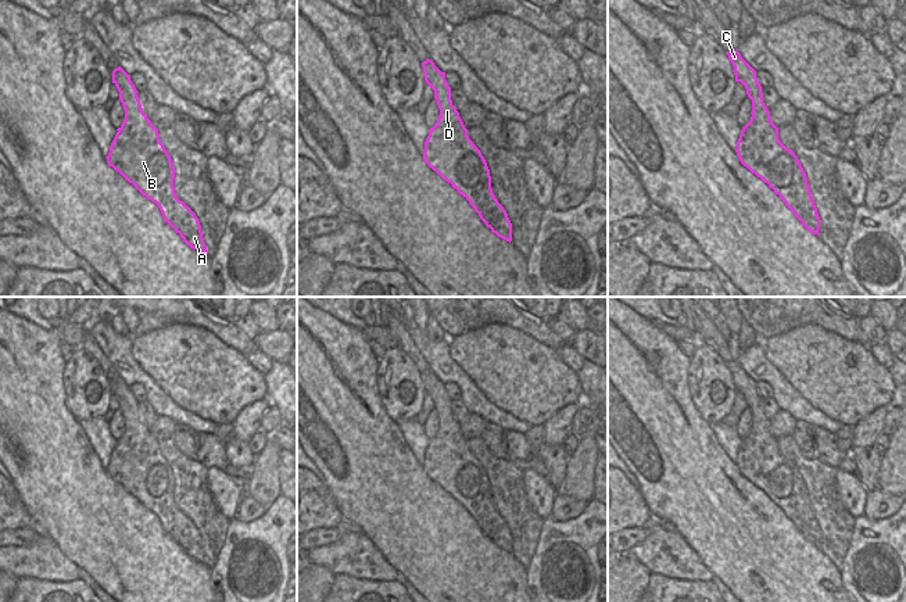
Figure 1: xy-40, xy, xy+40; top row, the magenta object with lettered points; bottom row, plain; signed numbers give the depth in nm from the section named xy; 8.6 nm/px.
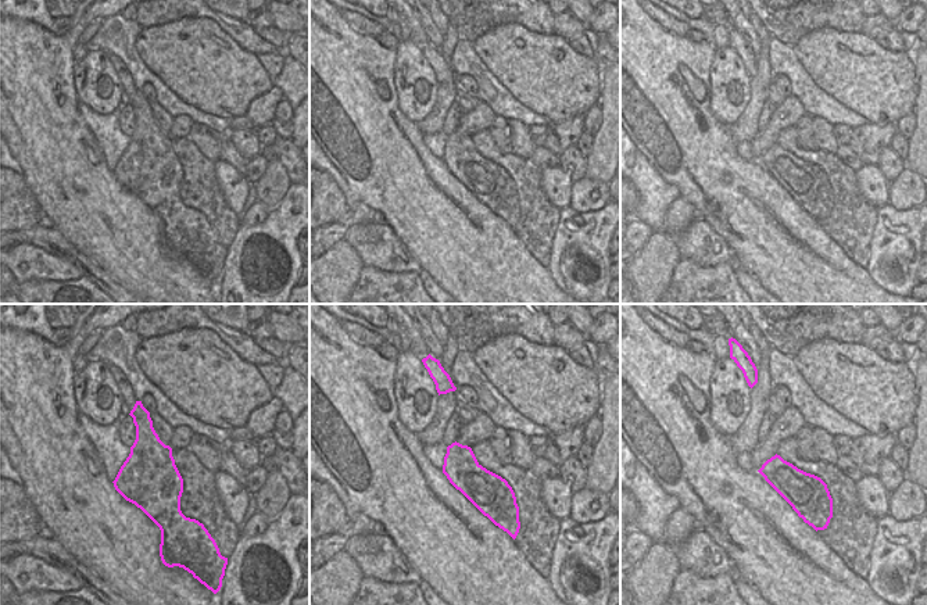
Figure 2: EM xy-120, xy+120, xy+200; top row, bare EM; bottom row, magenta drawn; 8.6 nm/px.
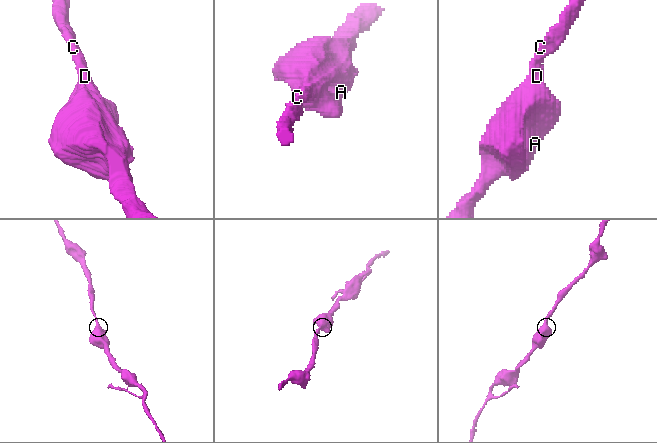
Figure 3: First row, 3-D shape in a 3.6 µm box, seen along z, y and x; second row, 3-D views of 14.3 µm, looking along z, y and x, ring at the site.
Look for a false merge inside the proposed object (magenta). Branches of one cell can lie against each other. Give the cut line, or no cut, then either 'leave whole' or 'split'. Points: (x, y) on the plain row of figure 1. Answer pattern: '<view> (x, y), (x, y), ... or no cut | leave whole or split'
no cut | leave whole

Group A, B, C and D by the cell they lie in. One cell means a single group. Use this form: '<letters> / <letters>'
A B C D

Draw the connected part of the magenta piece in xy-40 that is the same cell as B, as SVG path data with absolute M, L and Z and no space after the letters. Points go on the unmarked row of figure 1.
M121 377L112 381L112 394L119 402L125 430L105 467L143 506L155 513L165 533L191 559L208 565L196 524L175 505L175 480L171 466L160 452L158 440L144 424L137 401Z

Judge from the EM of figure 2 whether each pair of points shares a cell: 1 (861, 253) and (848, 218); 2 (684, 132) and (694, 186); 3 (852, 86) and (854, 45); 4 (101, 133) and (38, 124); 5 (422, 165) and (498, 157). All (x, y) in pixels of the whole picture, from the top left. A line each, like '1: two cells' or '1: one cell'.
1: one cell
2: one cell
3: one cell
4: two cells
5: two cells

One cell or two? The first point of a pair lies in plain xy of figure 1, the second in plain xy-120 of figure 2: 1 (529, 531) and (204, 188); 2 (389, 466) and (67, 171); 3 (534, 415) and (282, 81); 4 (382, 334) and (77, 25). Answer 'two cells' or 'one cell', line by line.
1: one cell
2: one cell
3: two cells
4: two cells

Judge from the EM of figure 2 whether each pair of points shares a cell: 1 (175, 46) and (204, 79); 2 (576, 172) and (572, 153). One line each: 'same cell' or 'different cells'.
1: same cell
2: same cell

